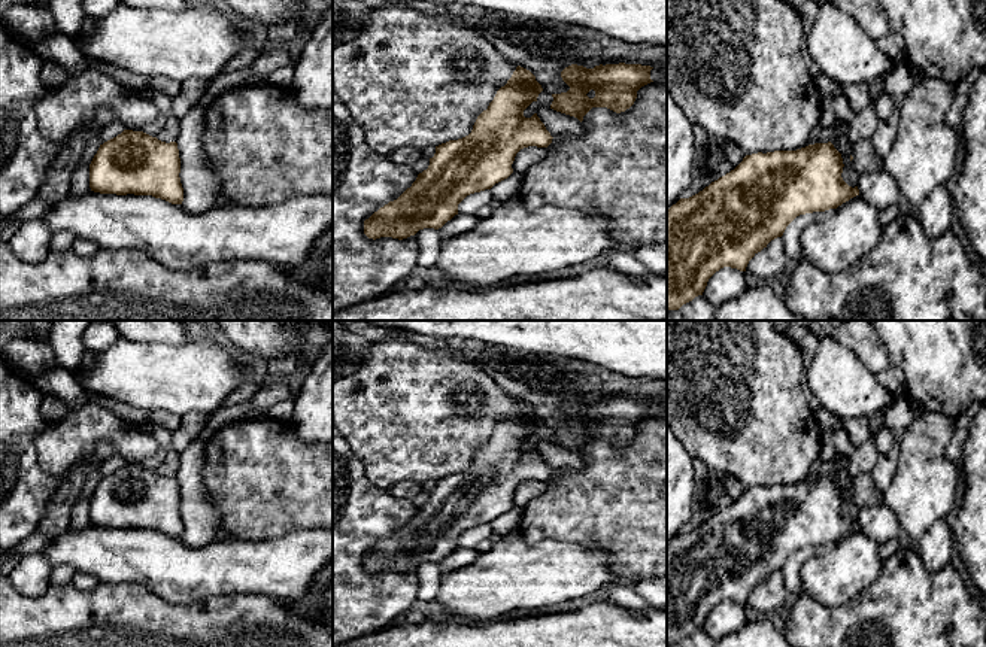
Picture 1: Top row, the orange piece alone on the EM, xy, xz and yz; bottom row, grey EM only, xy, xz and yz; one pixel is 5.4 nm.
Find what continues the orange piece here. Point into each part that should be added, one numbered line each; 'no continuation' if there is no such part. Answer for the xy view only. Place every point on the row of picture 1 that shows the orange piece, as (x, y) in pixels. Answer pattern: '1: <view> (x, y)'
no continuation

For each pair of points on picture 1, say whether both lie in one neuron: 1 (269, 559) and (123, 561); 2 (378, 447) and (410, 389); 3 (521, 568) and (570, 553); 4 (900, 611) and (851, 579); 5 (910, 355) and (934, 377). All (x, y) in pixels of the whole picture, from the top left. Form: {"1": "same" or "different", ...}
{"1": "same", "2": "same", "3": "same", "4": "different", "5": "same"}

